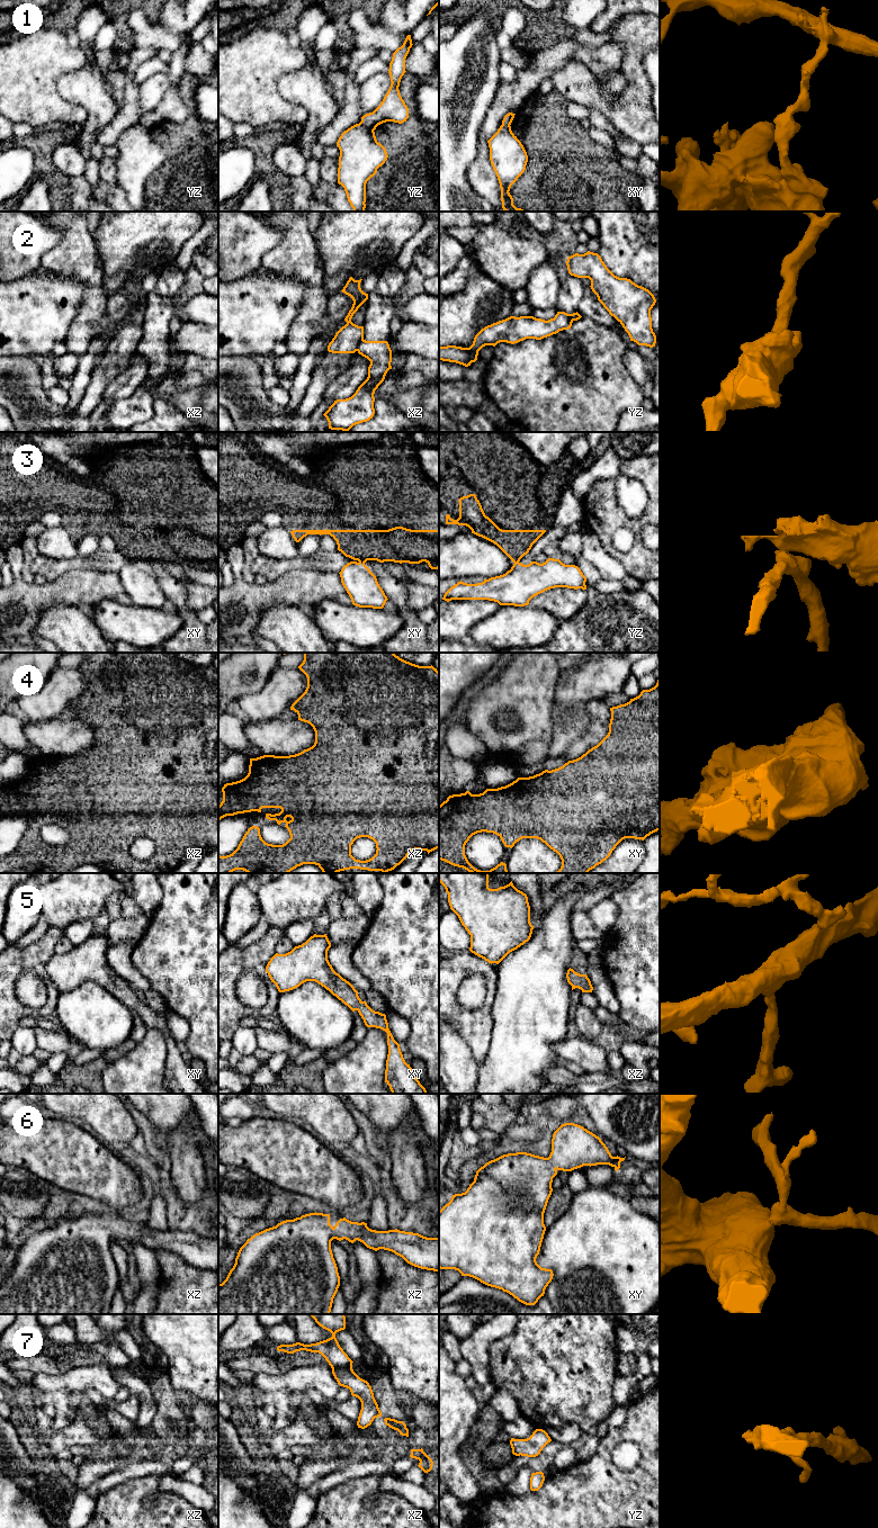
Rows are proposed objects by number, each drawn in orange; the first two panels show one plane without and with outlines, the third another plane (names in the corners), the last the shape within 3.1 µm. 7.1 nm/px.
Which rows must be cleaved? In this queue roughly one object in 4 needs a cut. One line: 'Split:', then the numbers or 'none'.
Split: 1, 2, 3

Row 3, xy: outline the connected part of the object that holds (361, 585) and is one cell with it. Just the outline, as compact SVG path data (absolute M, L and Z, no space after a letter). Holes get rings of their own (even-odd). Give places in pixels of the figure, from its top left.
M350 561L339 573L353 605L383 609L388 600L376 576L361 563Z

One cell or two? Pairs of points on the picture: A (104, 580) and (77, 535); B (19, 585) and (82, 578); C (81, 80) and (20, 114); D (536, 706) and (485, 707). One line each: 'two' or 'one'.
A: two
B: one
C: two
D: one

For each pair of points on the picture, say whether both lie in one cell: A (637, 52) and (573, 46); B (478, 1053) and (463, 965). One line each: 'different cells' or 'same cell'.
A: different cells
B: same cell

